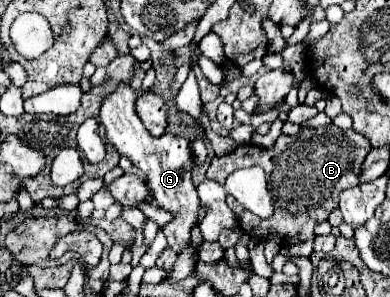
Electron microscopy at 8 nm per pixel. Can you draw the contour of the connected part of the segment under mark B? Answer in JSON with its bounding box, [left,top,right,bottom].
[207,125,371,247]

